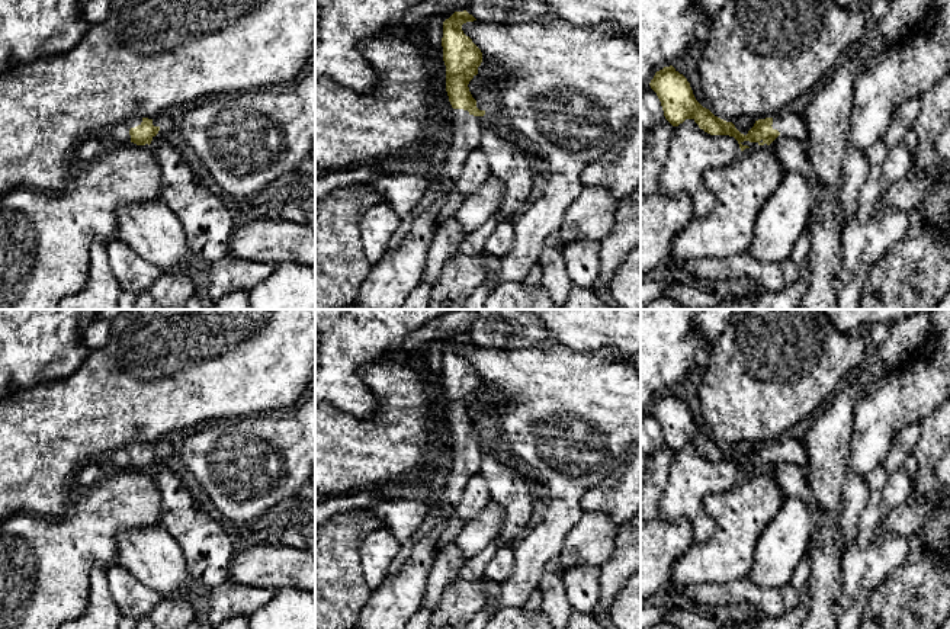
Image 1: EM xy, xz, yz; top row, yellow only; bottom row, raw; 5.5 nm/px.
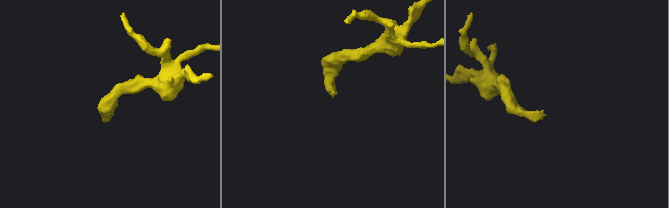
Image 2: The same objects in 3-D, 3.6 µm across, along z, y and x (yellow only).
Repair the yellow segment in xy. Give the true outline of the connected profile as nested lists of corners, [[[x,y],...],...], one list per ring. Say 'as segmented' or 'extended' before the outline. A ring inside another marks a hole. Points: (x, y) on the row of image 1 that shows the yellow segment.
extended | [[[132,118],[126,122],[131,142],[137,145],[151,144],[160,131],[160,122],[148,118]]]

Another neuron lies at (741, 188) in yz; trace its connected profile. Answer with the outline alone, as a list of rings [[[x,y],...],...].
[[[758,145],[742,151],[736,160],[707,169],[705,184],[715,196],[715,205],[703,218],[691,218],[675,237],[671,256],[680,261],[702,259],[728,259],[747,254],[754,238],[754,222],[767,199],[780,186],[786,170],[771,145]]]

